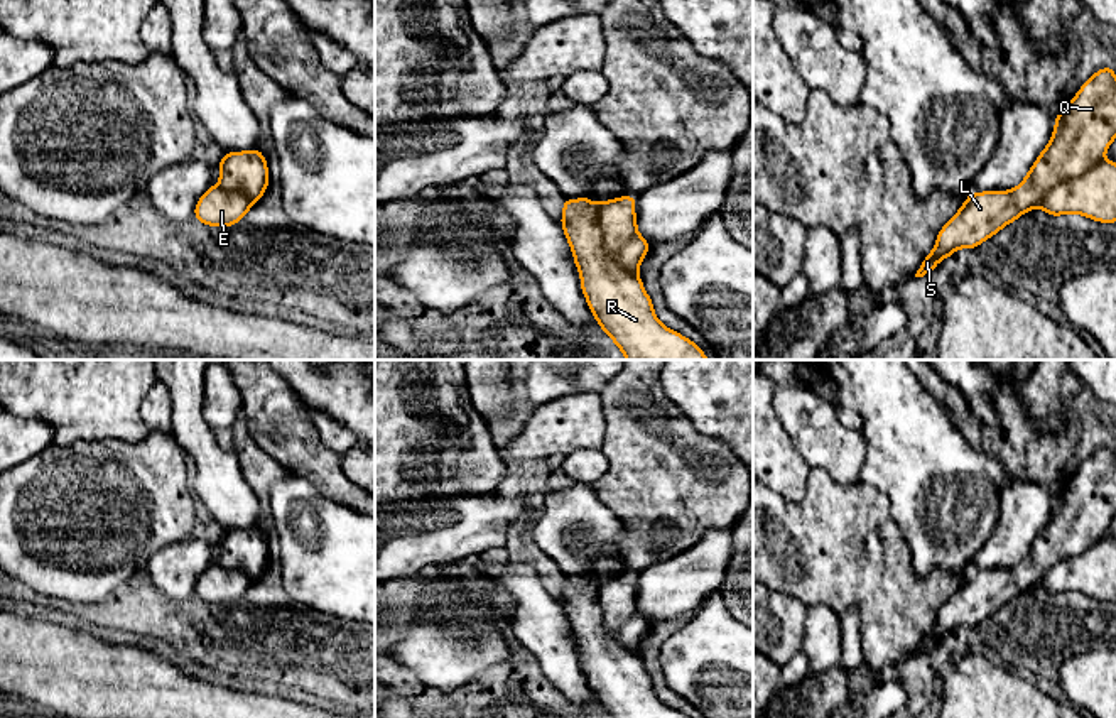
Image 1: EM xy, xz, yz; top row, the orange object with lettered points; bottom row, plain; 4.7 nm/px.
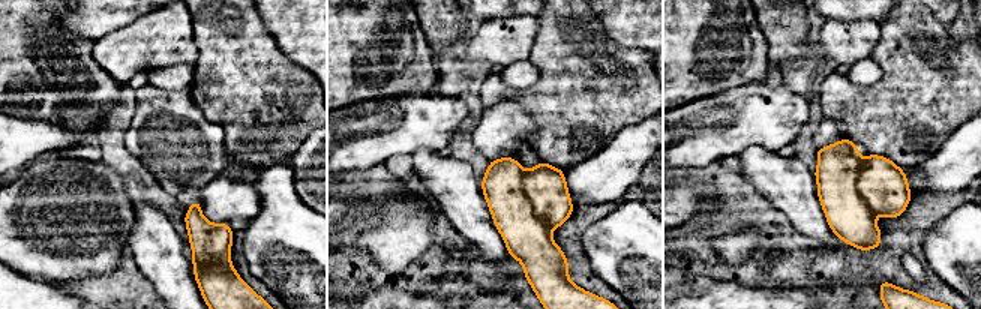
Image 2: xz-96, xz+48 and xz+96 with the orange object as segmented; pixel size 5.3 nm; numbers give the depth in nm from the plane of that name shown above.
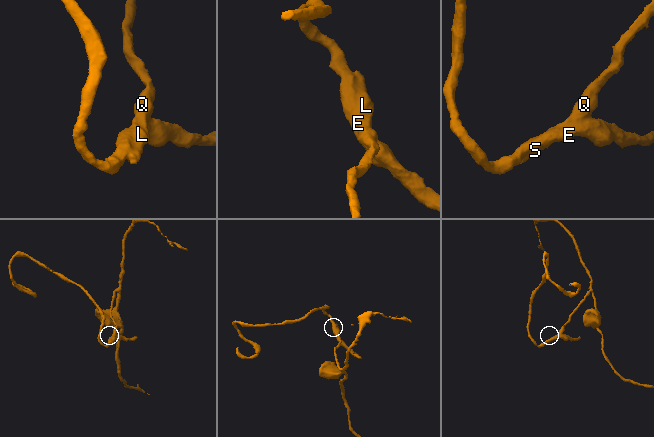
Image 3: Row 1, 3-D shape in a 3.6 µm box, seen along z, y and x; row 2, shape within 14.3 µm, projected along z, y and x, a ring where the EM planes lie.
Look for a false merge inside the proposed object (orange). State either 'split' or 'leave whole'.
split

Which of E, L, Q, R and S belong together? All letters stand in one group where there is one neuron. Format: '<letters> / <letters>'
E R / L Q S

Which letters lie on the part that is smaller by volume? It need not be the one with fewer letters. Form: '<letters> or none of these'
E, R

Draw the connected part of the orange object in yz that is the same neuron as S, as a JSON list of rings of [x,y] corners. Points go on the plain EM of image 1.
[[[1109,444],[1096,449],[1059,488],[1052,519],[1015,568],[971,571],[966,576],[940,606],[915,655],[929,654],[957,627],[976,627],[1023,591],[1035,588],[1055,563],[1079,556],[1104,539],[1114,517],[1116,453]]]

